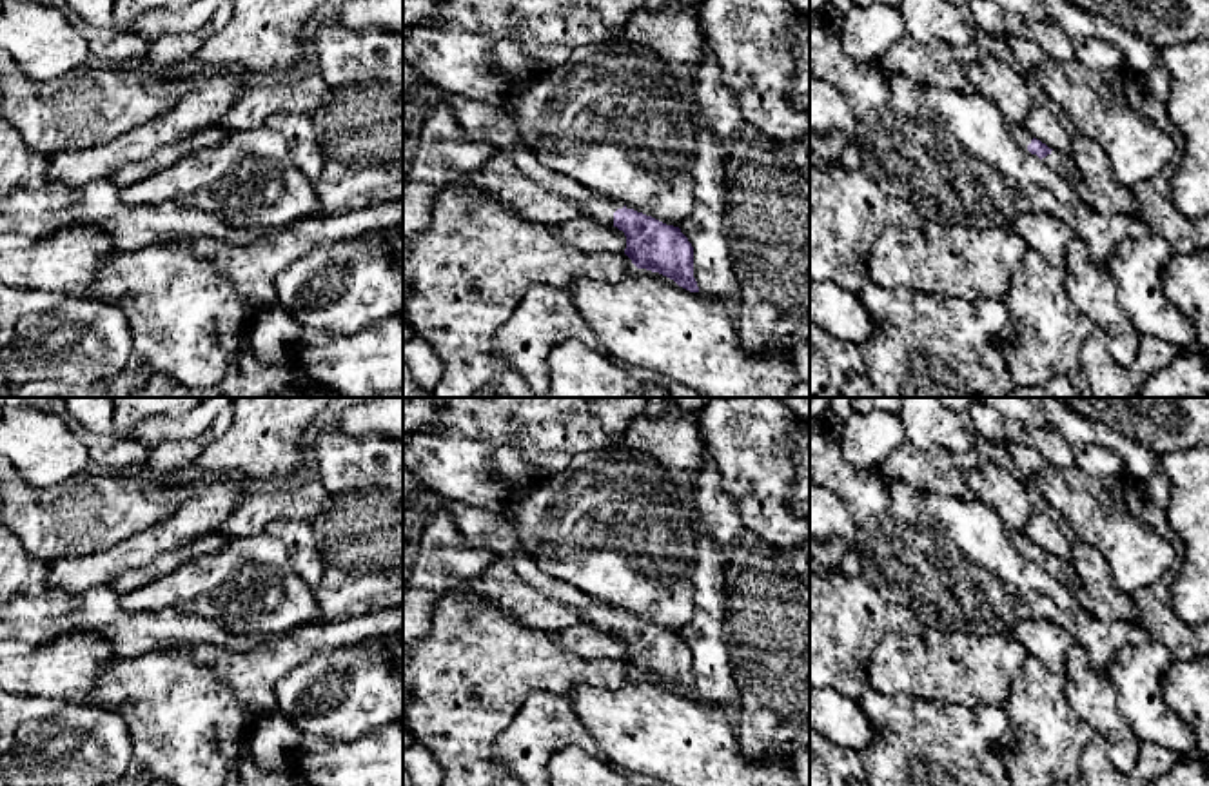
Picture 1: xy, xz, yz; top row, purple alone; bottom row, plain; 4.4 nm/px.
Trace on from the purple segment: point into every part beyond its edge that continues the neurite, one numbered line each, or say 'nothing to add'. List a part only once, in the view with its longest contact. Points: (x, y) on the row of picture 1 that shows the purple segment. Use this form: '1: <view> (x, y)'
1: xz (483, 122)

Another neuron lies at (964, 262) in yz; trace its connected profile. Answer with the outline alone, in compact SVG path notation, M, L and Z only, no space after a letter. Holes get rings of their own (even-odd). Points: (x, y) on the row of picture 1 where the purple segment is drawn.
M931 221L920 229L888 227L871 245L866 276L882 287L909 287L971 303L1002 301L1027 251L1011 227Z

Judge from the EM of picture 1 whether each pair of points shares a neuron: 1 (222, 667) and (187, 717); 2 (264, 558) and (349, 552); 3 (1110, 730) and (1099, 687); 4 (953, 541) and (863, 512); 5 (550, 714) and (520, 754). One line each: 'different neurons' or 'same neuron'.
1: different neurons
2: different neurons
3: same neuron
4: different neurons
5: same neuron

